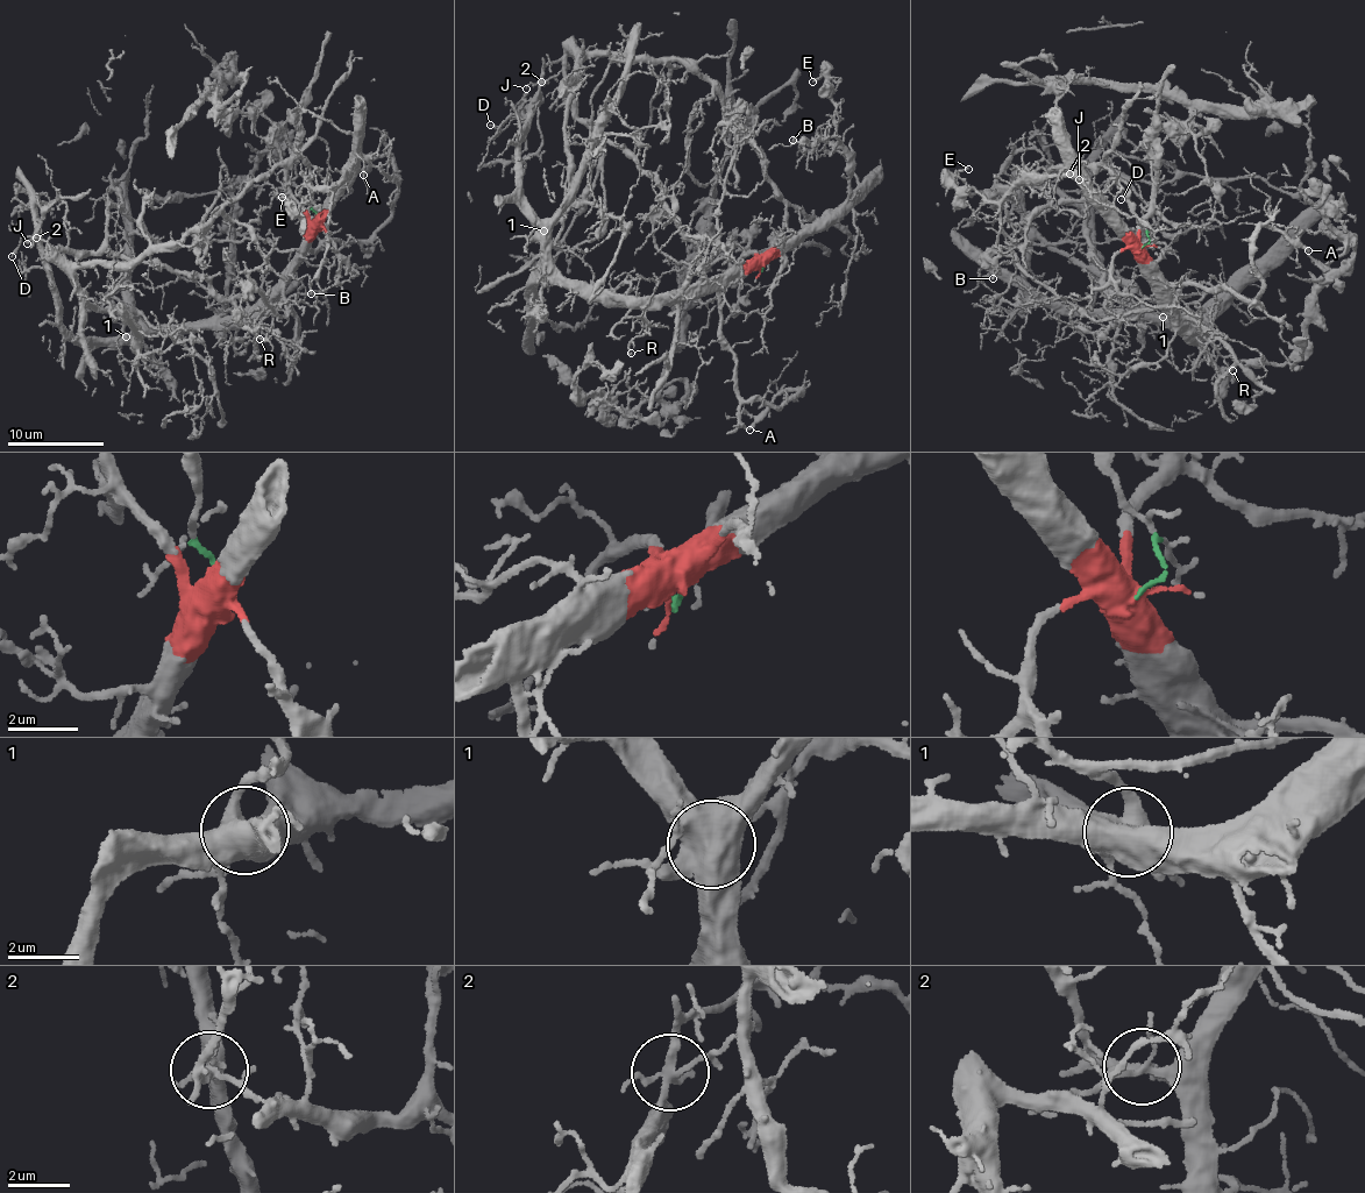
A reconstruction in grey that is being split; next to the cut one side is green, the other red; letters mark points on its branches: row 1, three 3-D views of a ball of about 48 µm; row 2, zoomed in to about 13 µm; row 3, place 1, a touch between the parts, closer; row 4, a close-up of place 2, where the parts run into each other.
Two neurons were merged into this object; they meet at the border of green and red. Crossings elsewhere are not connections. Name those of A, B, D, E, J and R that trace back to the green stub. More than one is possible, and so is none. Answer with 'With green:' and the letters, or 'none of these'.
With green: J

